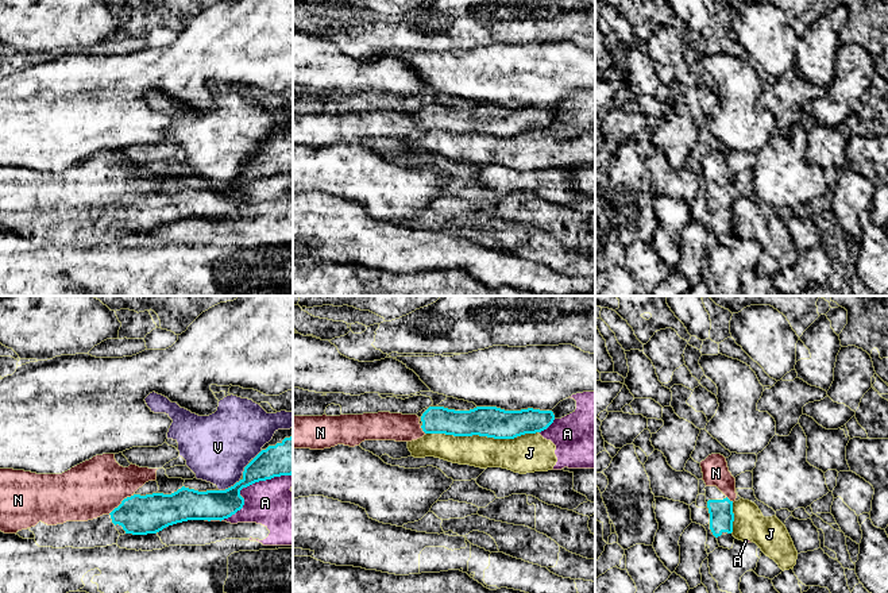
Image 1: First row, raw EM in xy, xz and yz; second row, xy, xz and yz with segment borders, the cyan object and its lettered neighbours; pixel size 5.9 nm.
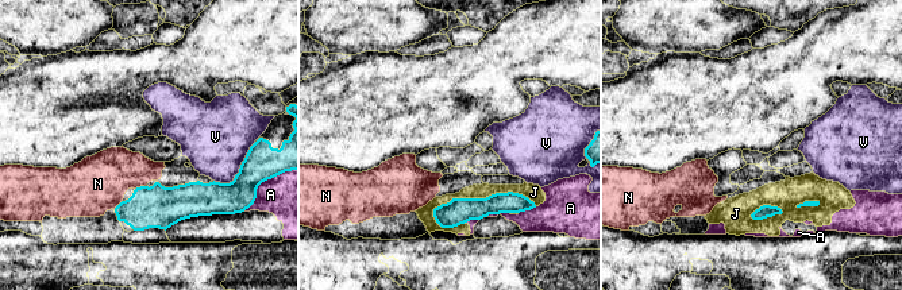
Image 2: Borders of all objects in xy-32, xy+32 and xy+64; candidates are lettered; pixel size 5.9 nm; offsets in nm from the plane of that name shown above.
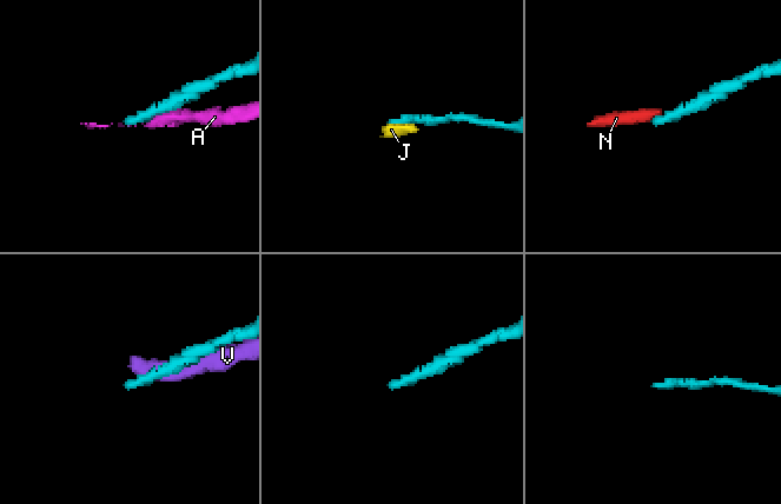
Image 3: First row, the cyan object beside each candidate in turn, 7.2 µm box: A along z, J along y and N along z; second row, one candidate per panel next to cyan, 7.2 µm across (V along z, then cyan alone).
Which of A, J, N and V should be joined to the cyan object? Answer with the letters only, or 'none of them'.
N

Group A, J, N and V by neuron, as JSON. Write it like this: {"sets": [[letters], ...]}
{"sets": [["A", "J"], ["N"], ["V"]]}

